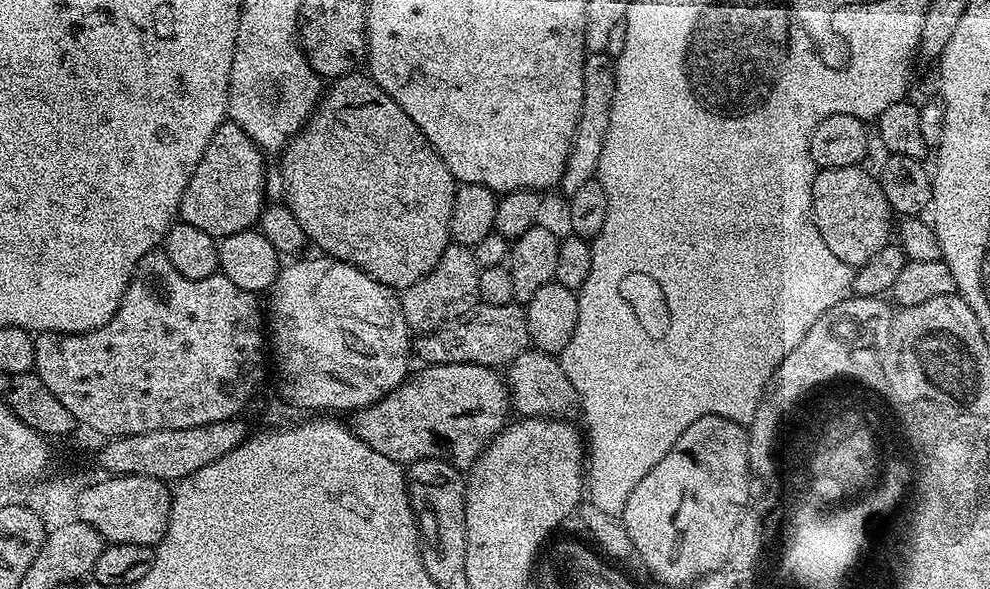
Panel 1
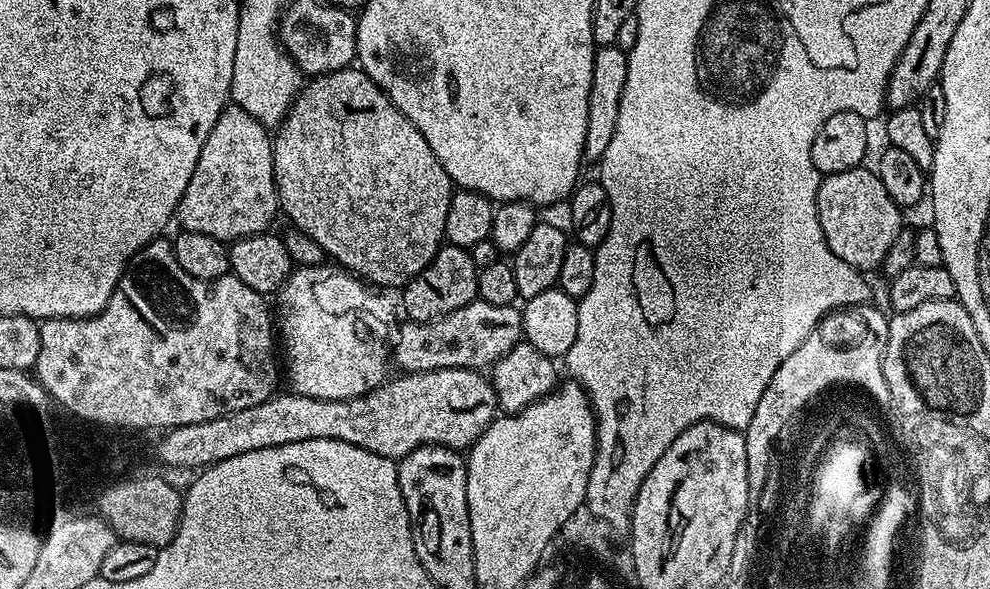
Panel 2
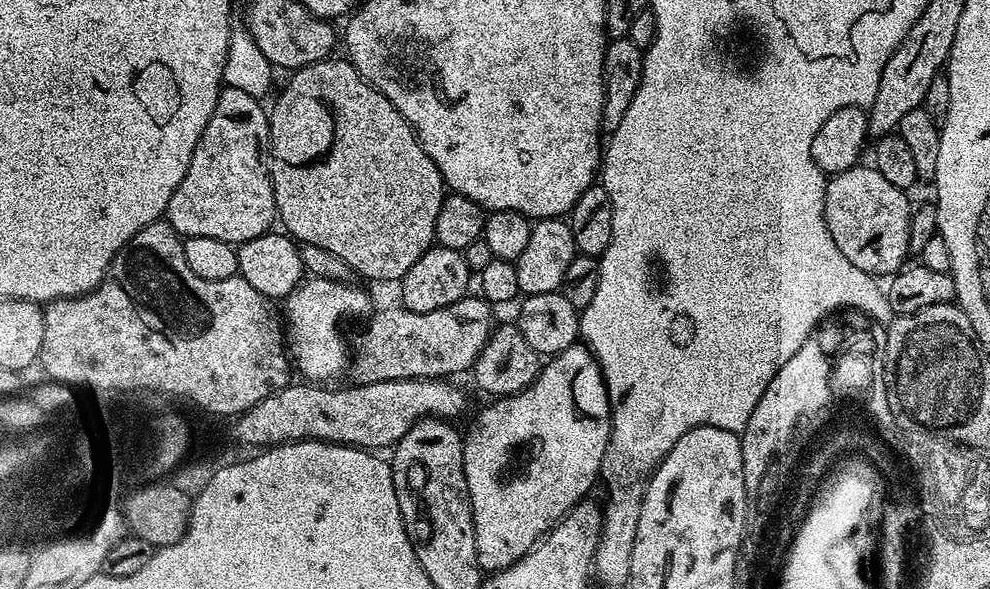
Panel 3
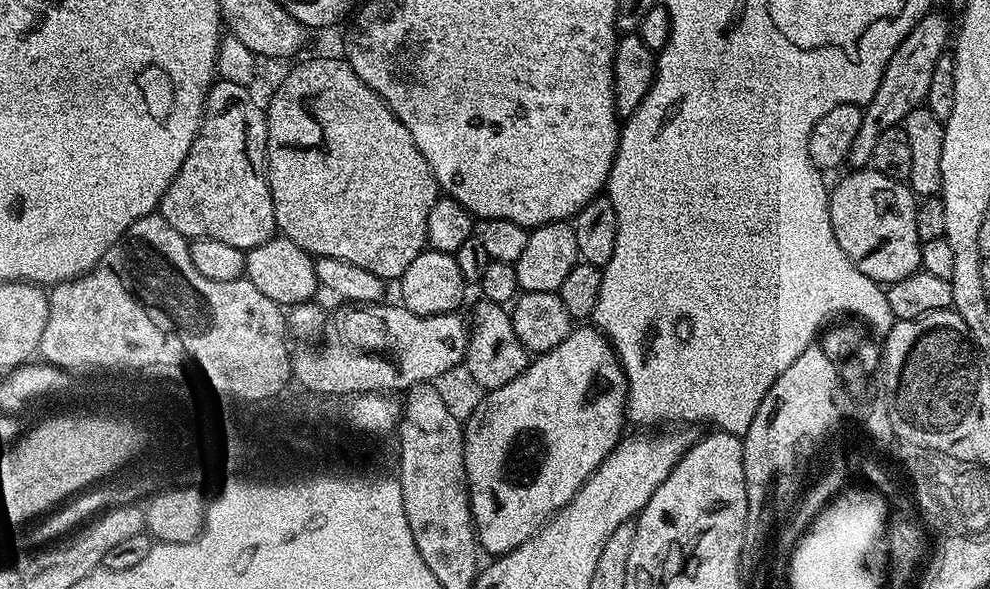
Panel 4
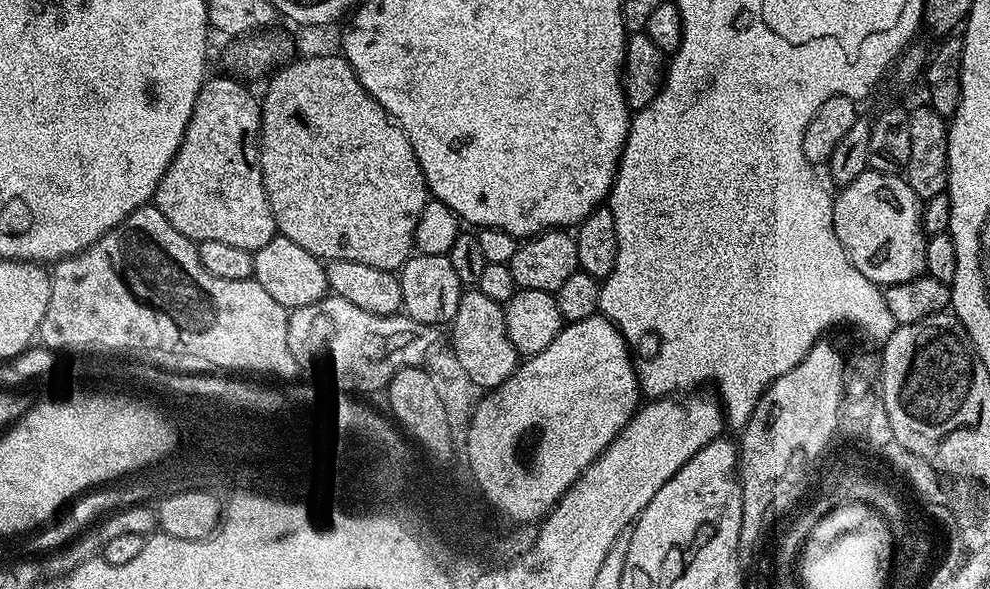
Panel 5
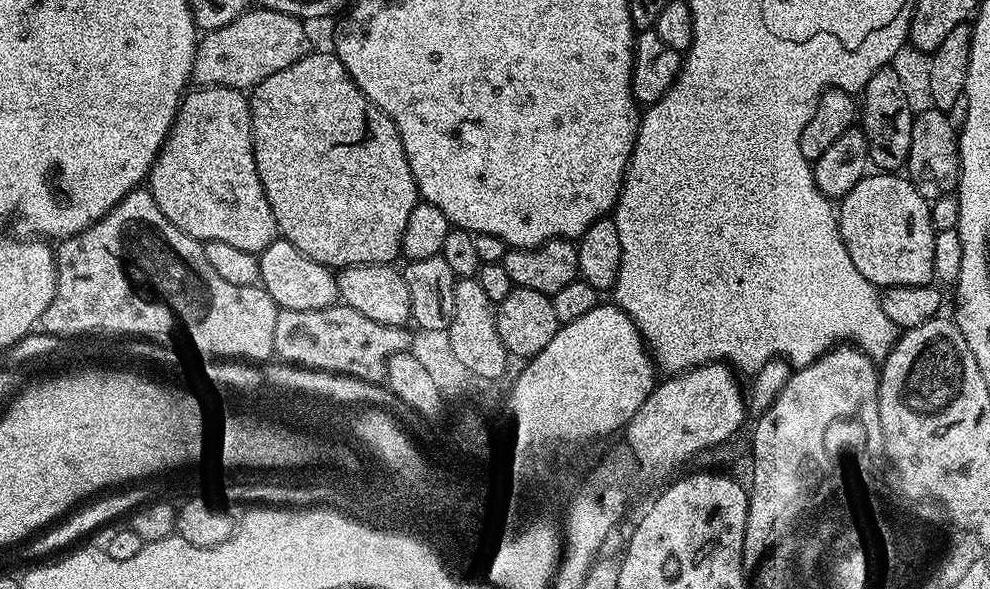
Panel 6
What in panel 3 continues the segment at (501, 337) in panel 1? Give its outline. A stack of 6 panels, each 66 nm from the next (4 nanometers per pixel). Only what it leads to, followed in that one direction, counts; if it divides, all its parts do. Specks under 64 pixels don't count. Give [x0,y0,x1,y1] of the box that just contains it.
[350,294,493,384]

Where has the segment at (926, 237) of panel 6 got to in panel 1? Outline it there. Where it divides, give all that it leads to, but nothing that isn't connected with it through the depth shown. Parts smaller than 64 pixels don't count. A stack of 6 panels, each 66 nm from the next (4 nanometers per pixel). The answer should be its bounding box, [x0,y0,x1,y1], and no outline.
[812,167,894,266]

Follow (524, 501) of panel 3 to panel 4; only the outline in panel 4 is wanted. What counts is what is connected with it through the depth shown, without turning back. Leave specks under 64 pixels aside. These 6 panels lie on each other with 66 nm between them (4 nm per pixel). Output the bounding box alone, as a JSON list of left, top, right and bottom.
[463,326,628,557]

